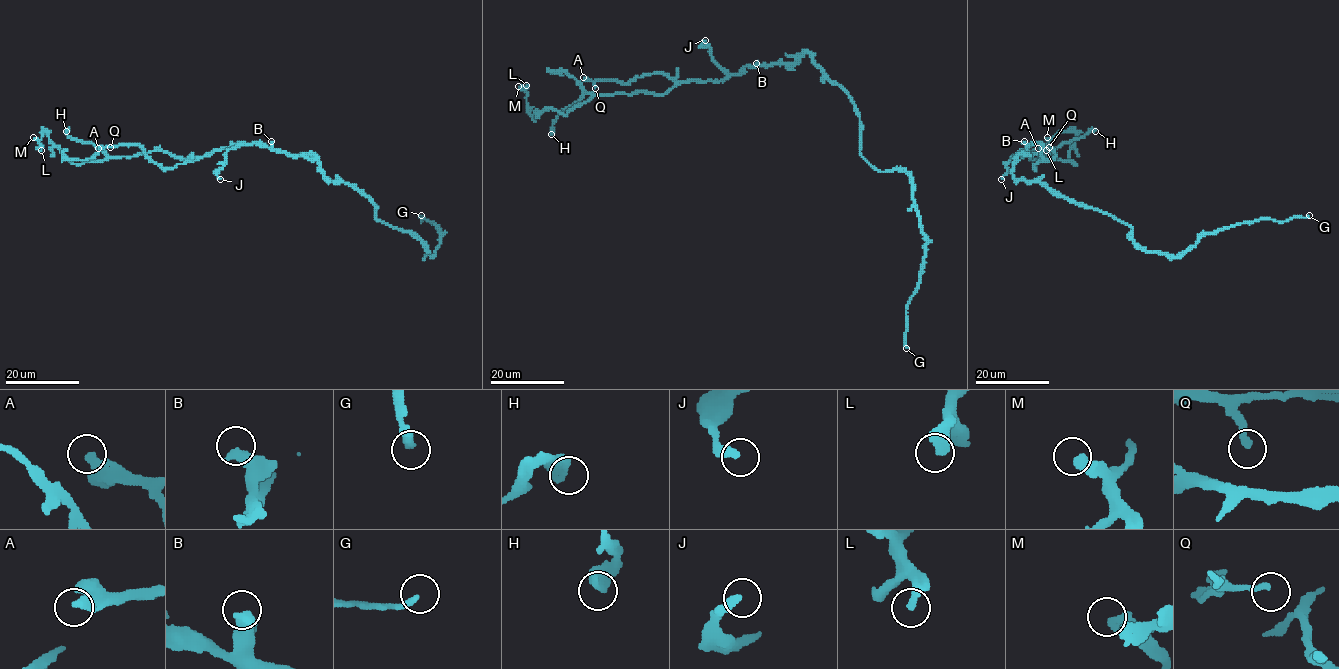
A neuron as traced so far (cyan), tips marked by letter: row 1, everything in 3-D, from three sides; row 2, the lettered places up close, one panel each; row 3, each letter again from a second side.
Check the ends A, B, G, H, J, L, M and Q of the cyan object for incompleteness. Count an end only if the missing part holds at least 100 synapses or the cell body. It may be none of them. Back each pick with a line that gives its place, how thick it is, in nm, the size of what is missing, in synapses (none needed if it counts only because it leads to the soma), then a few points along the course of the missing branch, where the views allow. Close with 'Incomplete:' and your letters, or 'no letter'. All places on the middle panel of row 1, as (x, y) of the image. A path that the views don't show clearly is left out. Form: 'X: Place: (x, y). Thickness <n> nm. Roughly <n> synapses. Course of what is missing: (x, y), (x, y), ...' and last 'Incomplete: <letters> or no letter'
G: Place: (906, 348). Thickness 240 nm. Roughly 100 synapses
Incomplete: G

